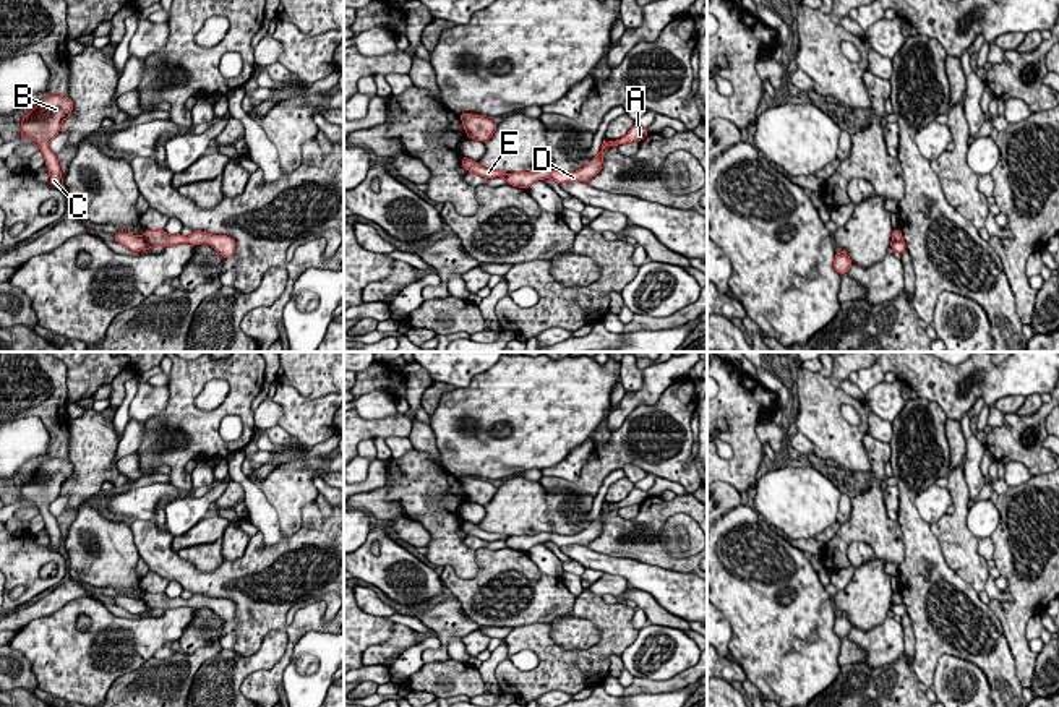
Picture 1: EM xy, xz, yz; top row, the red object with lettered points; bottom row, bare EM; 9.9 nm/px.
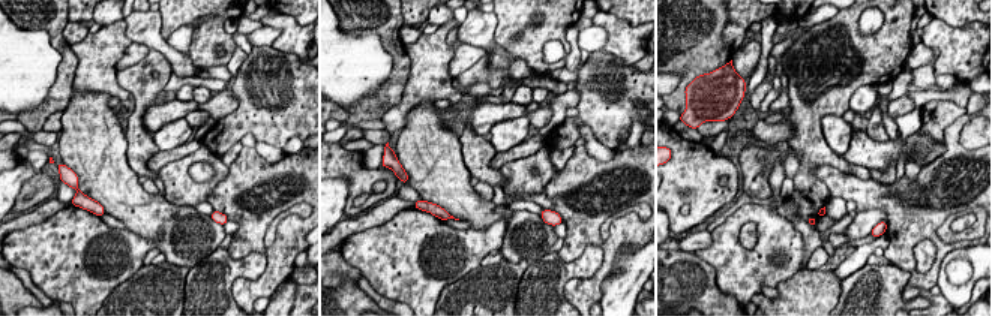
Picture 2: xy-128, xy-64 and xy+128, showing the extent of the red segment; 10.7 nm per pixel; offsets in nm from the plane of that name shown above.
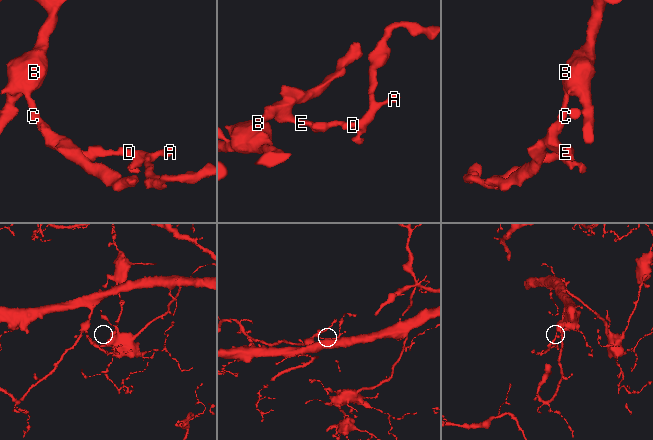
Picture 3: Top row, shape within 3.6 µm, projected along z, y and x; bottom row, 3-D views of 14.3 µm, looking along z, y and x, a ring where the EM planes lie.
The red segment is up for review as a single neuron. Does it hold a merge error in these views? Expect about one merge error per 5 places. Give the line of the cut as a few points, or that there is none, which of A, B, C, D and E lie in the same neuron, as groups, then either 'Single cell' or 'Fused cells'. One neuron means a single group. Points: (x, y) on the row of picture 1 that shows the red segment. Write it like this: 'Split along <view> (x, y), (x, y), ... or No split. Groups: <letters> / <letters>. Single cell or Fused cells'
Split along xy (141, 237), (151, 245). Groups: A D / B C E. Fused cells

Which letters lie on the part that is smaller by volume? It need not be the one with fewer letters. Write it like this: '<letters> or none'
A, D

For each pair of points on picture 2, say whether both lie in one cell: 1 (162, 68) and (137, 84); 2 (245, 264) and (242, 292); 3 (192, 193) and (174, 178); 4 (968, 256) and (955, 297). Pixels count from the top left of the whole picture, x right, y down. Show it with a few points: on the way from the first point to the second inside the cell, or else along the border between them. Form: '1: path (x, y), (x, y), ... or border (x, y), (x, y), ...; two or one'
1: path (155, 68), (150, 68), (141, 77); one
2: border (263, 252), (266, 268), (236, 279), (233, 300); two
3: path (188, 192), (179, 183); one
4: path (976, 267), (976, 277), (965, 288); one

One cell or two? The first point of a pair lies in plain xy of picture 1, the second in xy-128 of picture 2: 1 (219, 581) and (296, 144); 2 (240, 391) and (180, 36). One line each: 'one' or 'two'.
1: two
2: two

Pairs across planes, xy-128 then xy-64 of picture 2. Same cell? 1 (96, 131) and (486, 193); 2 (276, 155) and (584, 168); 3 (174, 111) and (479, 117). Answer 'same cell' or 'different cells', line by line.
1: different cells
2: different cells
3: same cell

